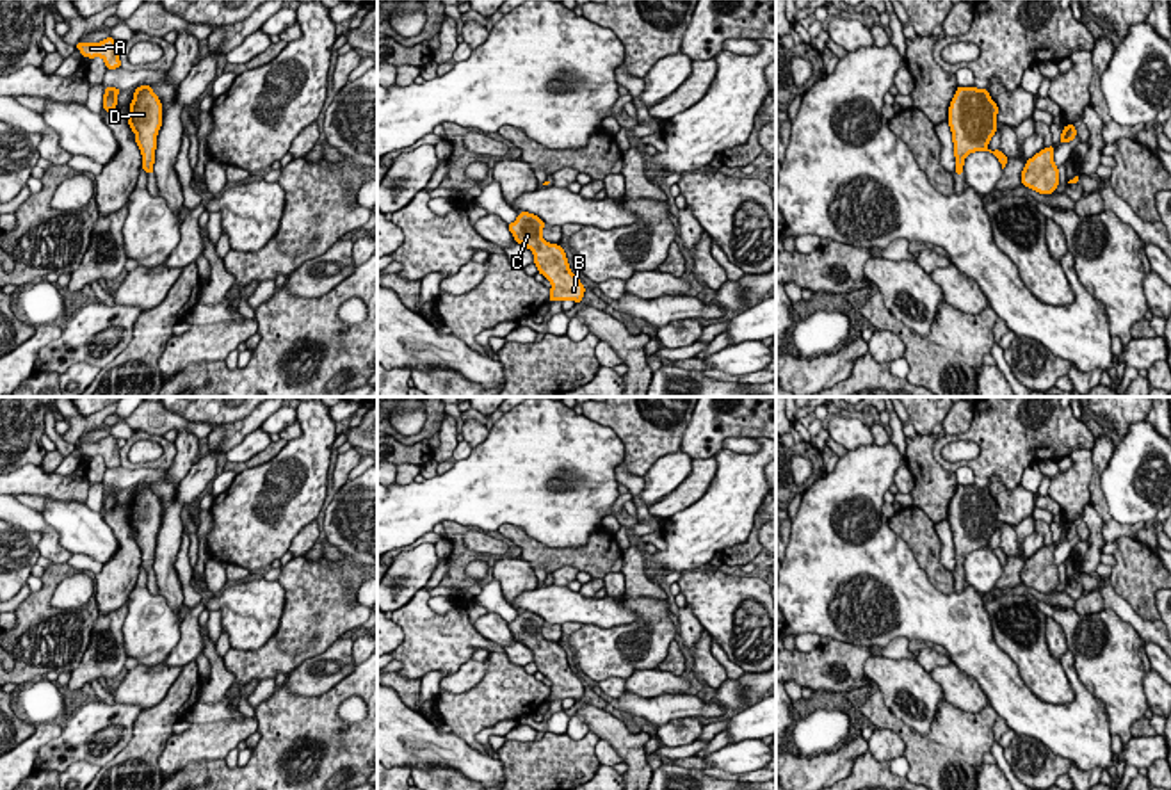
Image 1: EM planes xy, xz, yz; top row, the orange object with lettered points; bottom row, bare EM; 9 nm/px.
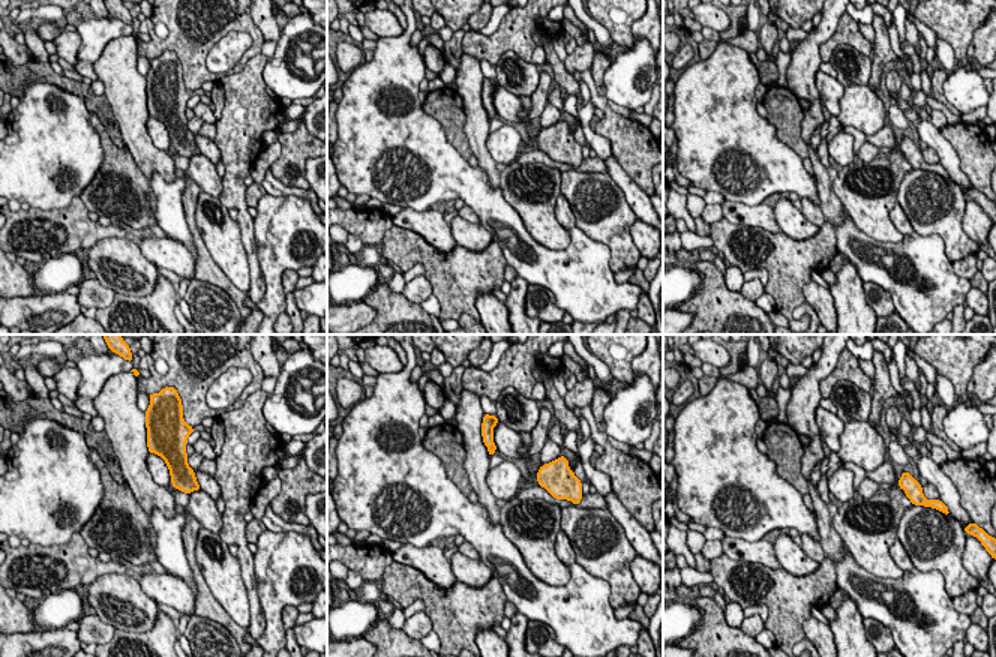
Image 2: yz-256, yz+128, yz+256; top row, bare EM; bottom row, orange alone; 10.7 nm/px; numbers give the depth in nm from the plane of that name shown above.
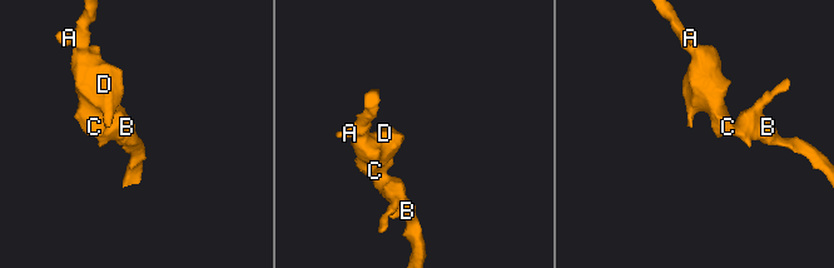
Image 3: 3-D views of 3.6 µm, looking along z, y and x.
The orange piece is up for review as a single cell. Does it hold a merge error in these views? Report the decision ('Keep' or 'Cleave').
Keep

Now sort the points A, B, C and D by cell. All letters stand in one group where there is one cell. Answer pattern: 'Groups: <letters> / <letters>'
Groups: A B C D

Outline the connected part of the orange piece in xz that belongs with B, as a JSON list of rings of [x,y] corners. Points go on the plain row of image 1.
[[[520,610],[514,621],[507,623],[516,642],[525,644],[534,653],[537,671],[552,681],[548,699],[575,699],[582,701],[586,685],[571,671],[564,648],[559,642],[550,642],[541,630],[545,619],[534,612]]]

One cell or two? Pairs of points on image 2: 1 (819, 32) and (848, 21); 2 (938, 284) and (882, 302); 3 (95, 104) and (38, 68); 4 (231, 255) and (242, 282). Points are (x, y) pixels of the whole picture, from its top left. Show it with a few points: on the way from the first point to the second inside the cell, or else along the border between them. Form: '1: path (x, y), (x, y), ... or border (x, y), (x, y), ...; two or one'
1: border (842, 15), (837, 29), (819, 47), (821, 57); two
2: border (864, 281), (881, 285), (890, 294), (896, 311); two
3: path (81, 90), (51, 78); one
4: path (233, 261), (239, 276); one

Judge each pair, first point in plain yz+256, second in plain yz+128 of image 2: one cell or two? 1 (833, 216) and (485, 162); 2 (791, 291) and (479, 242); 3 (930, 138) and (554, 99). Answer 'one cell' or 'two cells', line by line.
1: one cell
2: two cells
3: two cells

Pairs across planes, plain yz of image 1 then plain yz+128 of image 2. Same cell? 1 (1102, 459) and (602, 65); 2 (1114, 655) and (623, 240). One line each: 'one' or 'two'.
1: one
2: one

